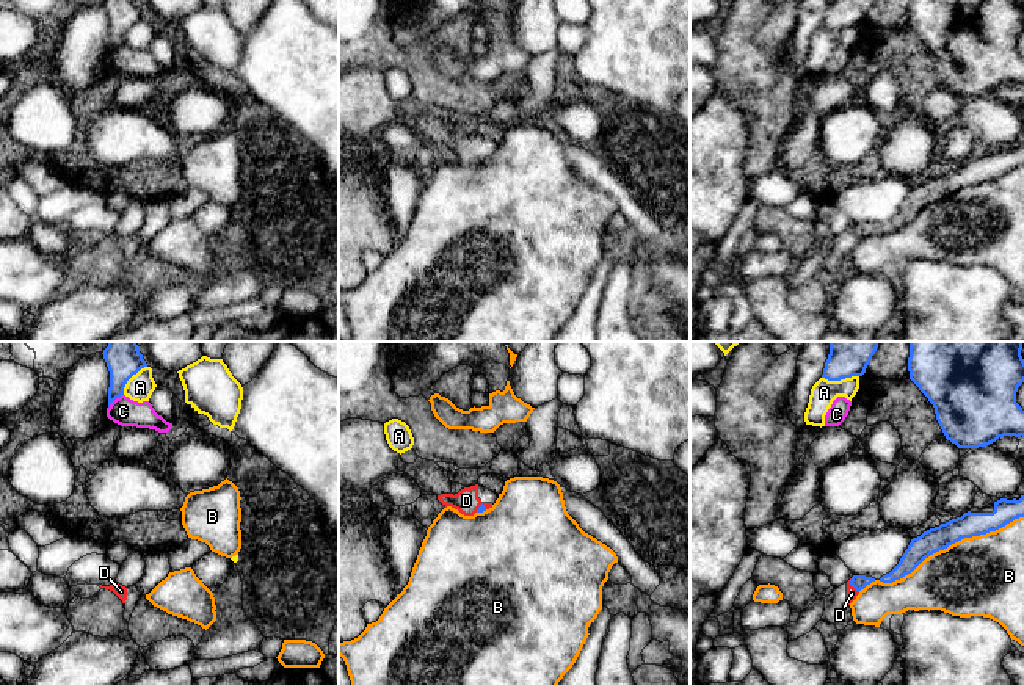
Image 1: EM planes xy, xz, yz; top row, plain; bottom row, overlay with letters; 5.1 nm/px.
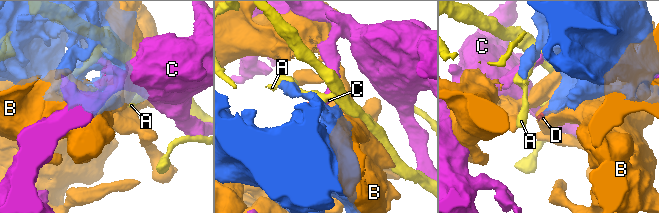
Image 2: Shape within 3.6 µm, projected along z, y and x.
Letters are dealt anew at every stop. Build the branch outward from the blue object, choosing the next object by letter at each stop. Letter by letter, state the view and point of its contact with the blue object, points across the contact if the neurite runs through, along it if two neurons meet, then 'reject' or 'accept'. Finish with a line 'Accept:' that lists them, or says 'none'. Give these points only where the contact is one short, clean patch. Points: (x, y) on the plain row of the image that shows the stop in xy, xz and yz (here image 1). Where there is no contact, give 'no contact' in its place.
A: contact yz (839, 28); reject
B: contact yz (951, 193); reject
C: contact xy (113, 49); border xy (123, 43), (107, 58); reject
D: contact yz (852, 234); way yz (858, 231), (852, 234), (852, 242); accept
Accept: D

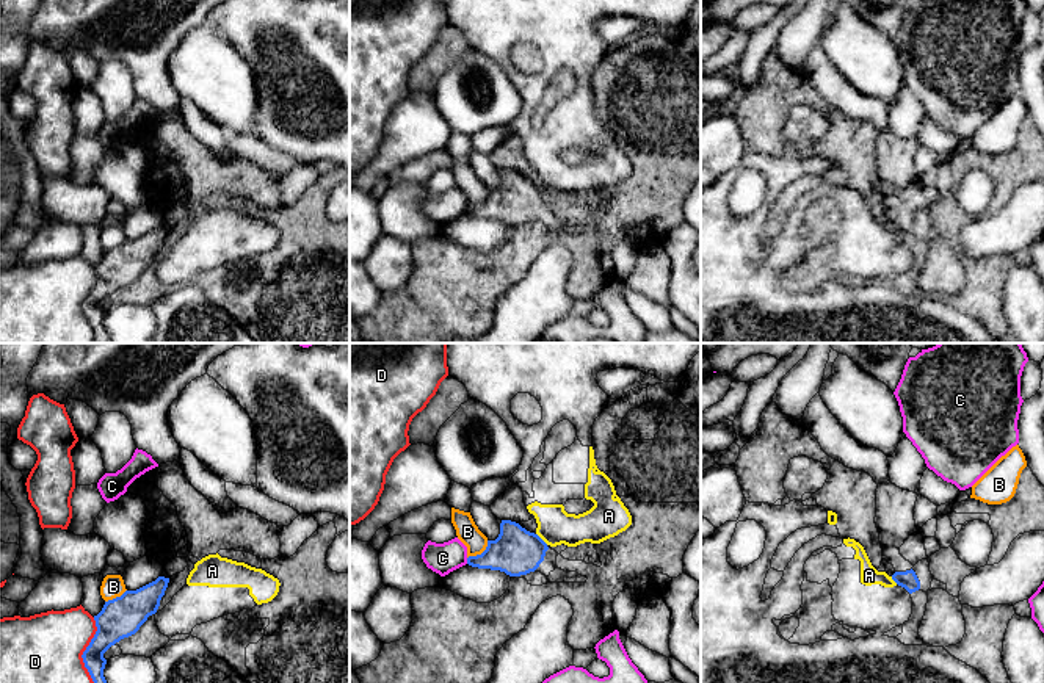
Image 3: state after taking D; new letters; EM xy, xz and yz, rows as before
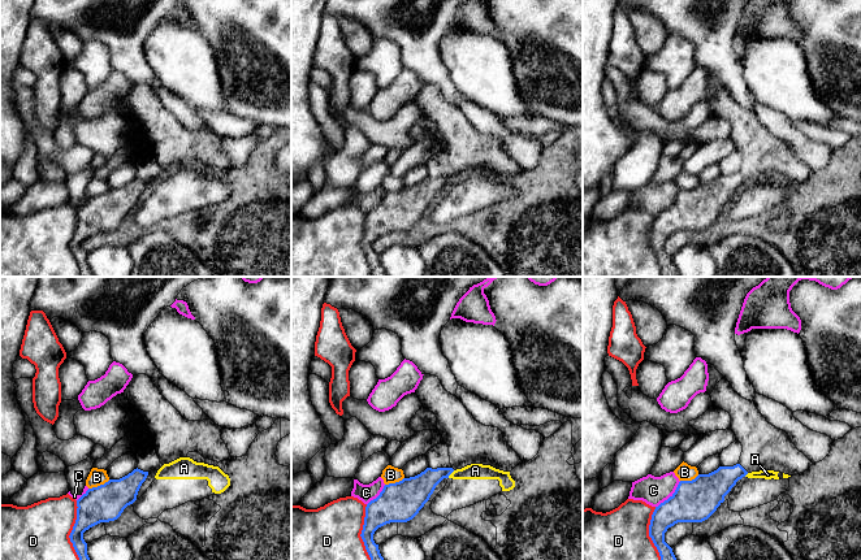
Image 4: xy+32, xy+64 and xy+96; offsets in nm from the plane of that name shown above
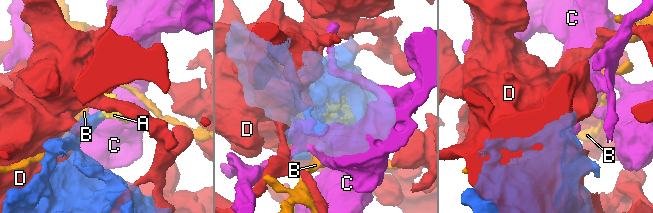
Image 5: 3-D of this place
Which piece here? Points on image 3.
A: contact xz (541, 188); border xz (536, 182), (547, 193); reject
B: contact xz (482, 202); reject
C: contact xz (467, 210); border xz (466, 207), (467, 212); reject
D: contact xy (82, 304); reject
Accept: none

